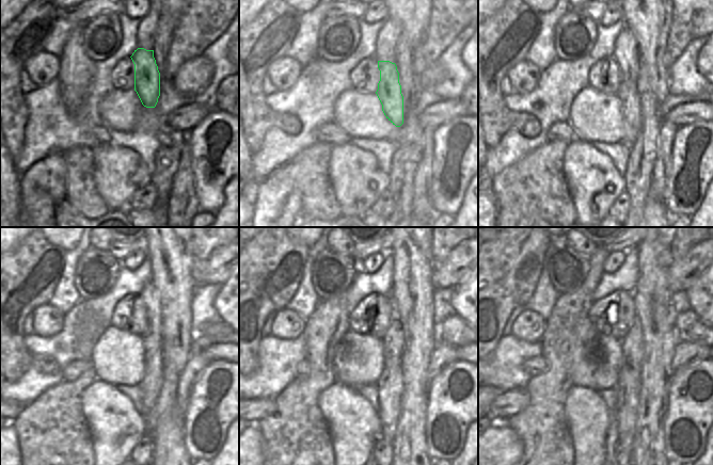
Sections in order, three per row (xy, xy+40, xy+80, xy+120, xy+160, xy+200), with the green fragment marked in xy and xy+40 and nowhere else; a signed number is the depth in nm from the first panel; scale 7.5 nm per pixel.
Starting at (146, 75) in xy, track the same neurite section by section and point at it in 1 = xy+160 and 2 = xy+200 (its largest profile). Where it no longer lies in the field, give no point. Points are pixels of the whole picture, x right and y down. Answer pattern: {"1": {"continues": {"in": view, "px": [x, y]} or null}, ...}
{"1": {"continues": {"in": "xy+160", "px": [390, 385]}}, "2": {"continues": {"in": "xy+200", "px": [628, 387]}}}

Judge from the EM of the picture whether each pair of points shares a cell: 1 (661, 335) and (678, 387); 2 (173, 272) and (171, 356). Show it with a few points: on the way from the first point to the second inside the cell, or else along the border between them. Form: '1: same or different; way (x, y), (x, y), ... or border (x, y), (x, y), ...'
1: different; border (675, 372), (668, 384), (667, 398)
2: same; way (174, 293), (174, 335)

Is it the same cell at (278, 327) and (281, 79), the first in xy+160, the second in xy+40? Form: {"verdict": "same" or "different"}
{"verdict": "same"}

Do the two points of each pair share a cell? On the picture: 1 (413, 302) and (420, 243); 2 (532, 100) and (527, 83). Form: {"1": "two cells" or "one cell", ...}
{"1": "one cell", "2": "two cells"}

